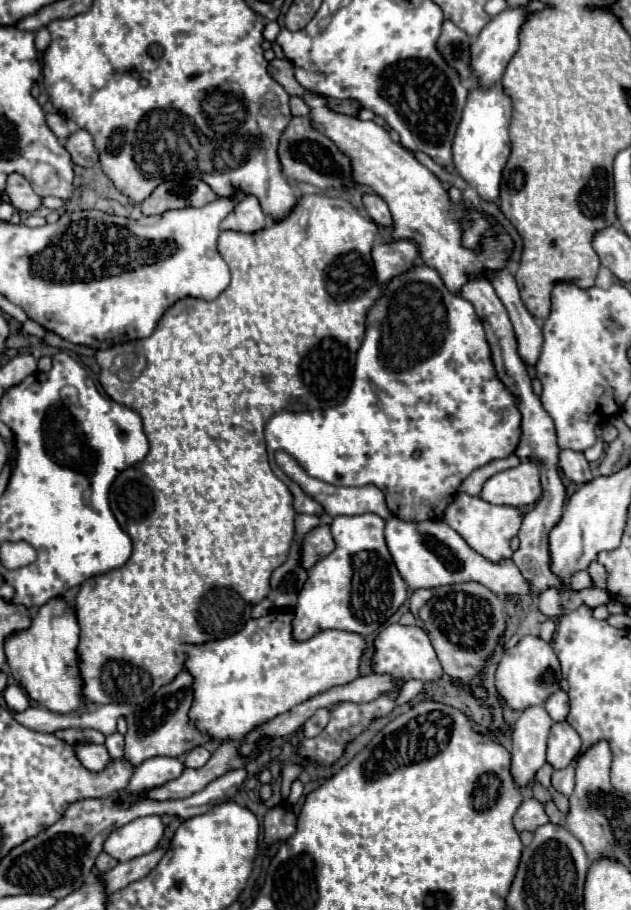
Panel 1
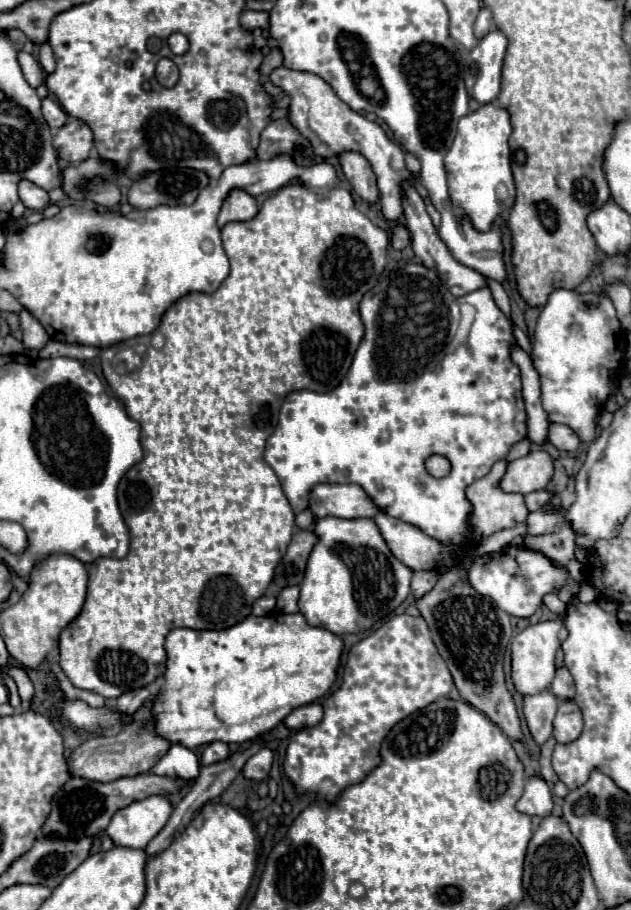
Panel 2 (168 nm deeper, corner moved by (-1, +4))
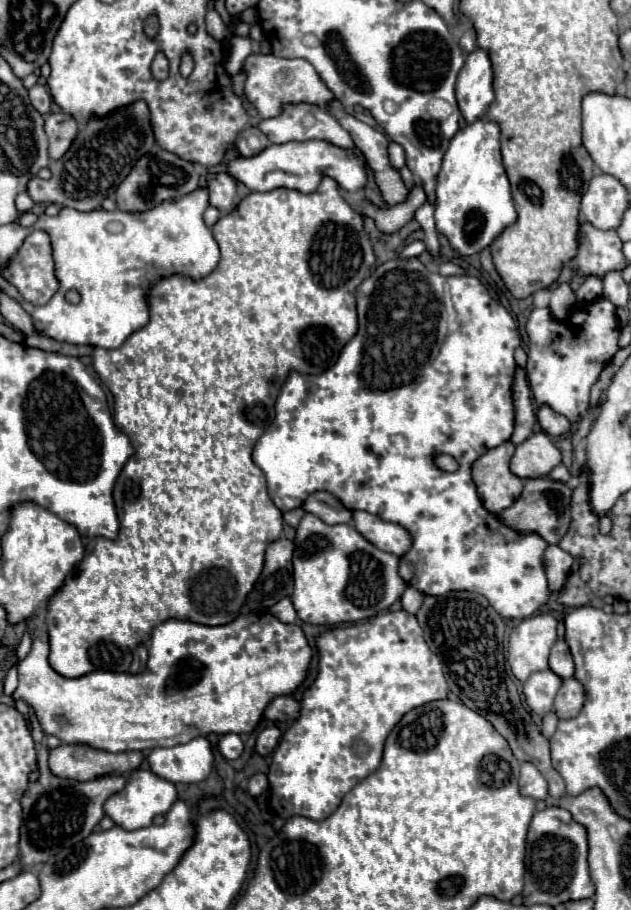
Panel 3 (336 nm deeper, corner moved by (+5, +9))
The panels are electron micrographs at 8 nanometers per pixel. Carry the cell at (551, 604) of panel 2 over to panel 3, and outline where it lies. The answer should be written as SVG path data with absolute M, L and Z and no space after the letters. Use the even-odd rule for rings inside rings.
M550 544L546 548L546 552L544 552L544 570L546 570L550 590L558 592L562 588L572 562L574 562L572 556L568 552L564 552L560 546Z

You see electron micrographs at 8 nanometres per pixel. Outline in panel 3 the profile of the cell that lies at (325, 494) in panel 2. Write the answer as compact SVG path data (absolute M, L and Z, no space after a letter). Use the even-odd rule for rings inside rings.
M314 492L302 506L306 512L322 518L326 524L342 524L352 522L352 512L344 508L332 494L328 492Z

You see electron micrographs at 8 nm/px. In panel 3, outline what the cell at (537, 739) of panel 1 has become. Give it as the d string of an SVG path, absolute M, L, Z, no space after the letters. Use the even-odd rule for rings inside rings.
M550 668L542 672L534 672L524 682L524 696L528 706L536 714L544 716L546 712L552 710L552 702L560 686L562 686L562 678L558 678L558 674L554 674Z

